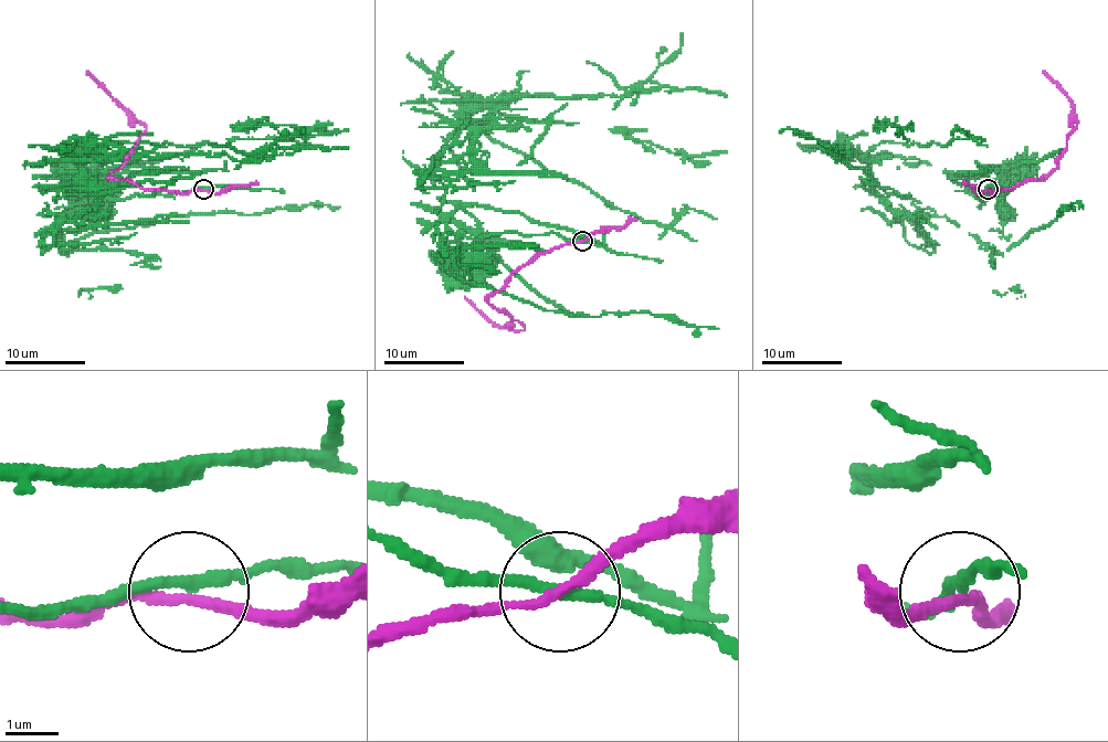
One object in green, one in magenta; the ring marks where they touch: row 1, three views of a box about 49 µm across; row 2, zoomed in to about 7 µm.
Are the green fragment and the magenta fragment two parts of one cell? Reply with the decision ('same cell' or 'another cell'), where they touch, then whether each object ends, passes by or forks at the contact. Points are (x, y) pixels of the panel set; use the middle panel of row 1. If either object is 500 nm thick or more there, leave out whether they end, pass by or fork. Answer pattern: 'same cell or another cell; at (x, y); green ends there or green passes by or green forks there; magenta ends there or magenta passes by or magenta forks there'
another cell; at (582, 241); green passes by; magenta passes by

